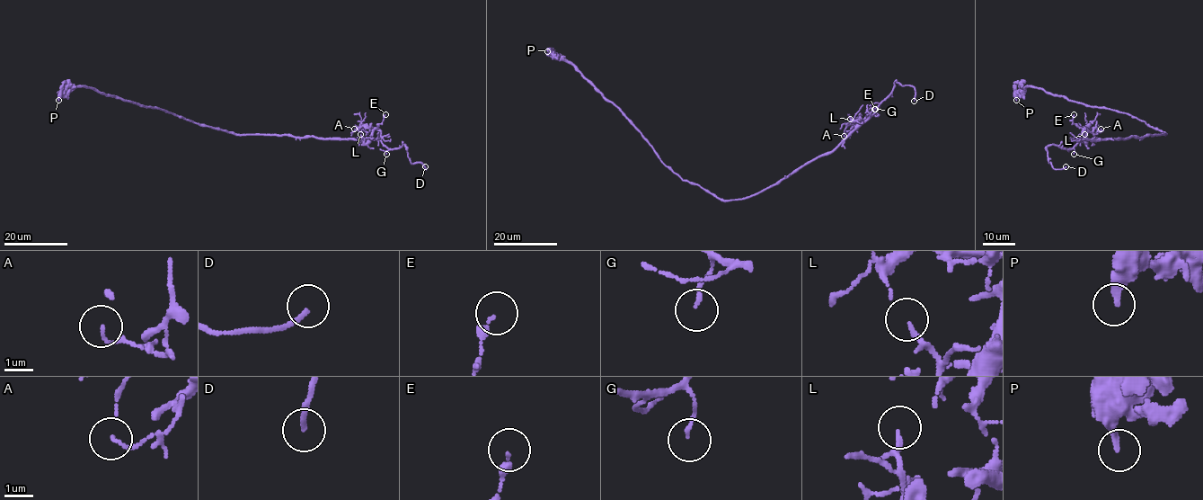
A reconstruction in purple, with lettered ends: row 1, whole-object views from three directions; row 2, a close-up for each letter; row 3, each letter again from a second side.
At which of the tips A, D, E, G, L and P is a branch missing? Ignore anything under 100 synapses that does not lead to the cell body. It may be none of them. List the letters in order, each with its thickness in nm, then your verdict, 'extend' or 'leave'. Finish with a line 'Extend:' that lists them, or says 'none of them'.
A: 70 nm thick; leave
D: 160 nm thick; extend
E: 240 nm thick; leave
G: 110 nm thick; leave
L: 110 nm thick; leave
P: 300 nm thick; leave
Extend: D

